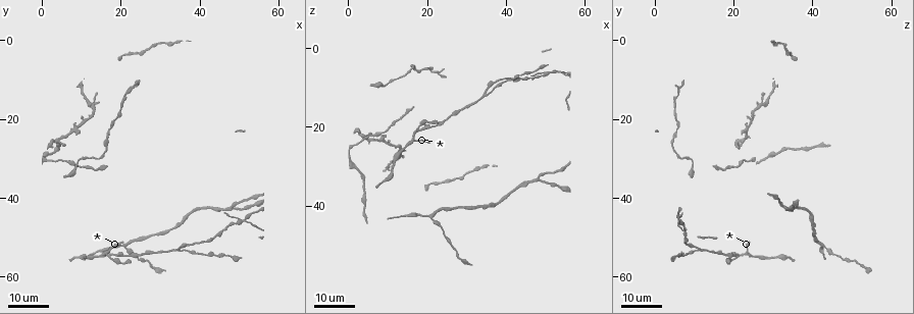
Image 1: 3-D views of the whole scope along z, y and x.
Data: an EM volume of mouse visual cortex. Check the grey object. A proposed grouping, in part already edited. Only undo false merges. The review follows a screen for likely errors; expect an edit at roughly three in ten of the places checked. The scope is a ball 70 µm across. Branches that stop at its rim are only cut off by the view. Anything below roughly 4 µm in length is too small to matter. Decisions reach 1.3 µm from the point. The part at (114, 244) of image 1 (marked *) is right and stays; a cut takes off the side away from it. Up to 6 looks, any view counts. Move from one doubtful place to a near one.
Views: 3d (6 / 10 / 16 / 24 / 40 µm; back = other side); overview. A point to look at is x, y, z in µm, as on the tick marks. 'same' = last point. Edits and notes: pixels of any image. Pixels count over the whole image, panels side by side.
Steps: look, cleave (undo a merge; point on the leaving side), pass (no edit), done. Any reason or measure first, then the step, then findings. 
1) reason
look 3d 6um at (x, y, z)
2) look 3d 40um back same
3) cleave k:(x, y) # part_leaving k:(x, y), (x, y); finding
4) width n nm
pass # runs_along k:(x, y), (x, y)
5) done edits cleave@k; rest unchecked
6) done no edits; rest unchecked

three arms meet
look 3d 16um at (16.0, 54.5, 22.5)

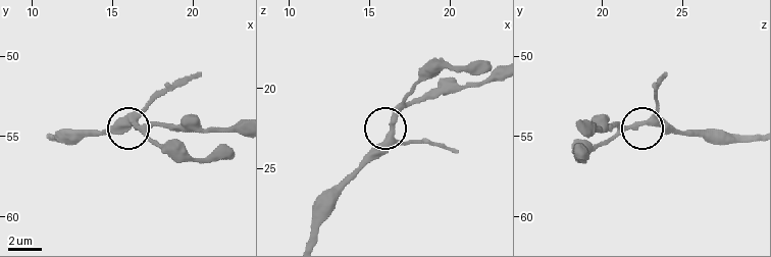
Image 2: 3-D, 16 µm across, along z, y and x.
look 3d 6um at (16.4, 54.0, 22.8)

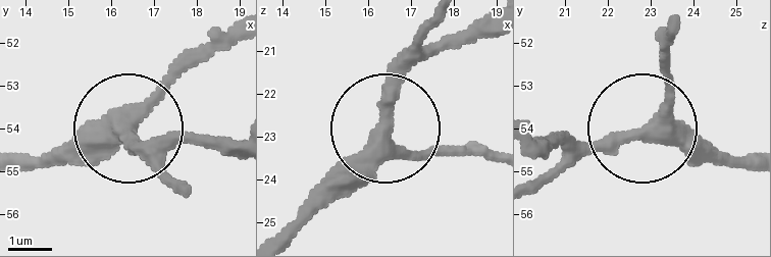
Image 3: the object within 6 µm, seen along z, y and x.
width 350 nm
pass # one cell here

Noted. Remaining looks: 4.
branch point
look 3d 16um at (21.5, 52.5, 43.0)

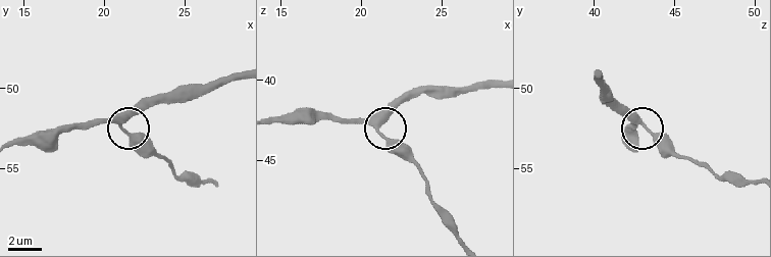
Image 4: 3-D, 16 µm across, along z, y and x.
look 3d 6um at (21.0, 52.3, 43.0)

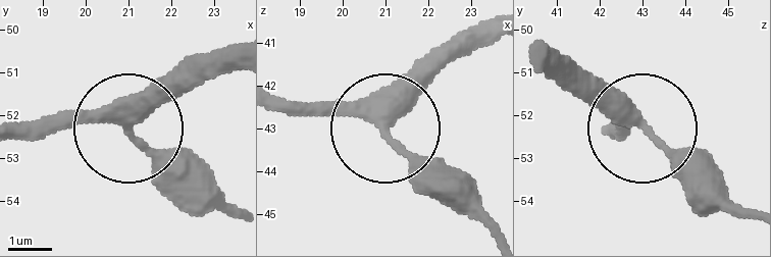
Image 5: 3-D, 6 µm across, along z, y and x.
arms 3
pass # continuous, no second cell

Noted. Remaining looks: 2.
small branch off a trunk
look 3d 24um at (51.5, 45.5, 6.5)

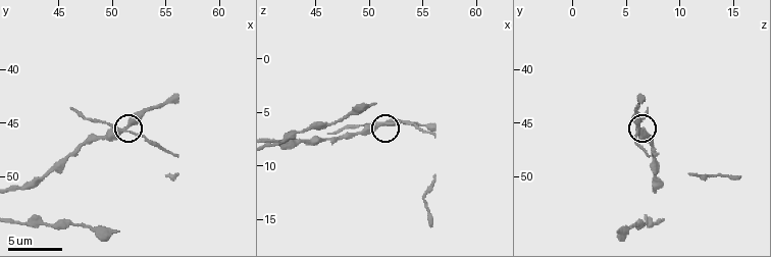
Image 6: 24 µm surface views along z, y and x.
look 3d 6um at (51.2, 45.2, 6.2)

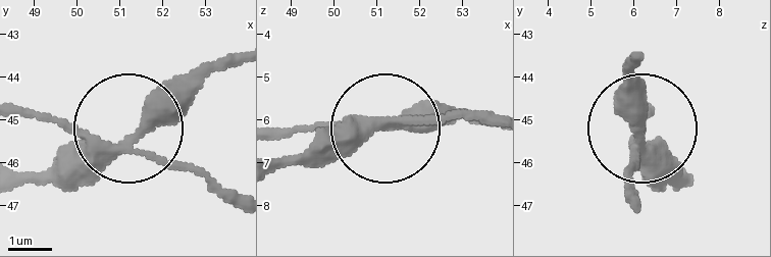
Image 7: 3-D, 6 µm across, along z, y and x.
arms 3
cleave 7:(169, 163) # part_leaving 7:(110, 149), (194, 164), (238, 193); a second cell is stuck on

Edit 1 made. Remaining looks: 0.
done edits cleave@7; rest unchecked

